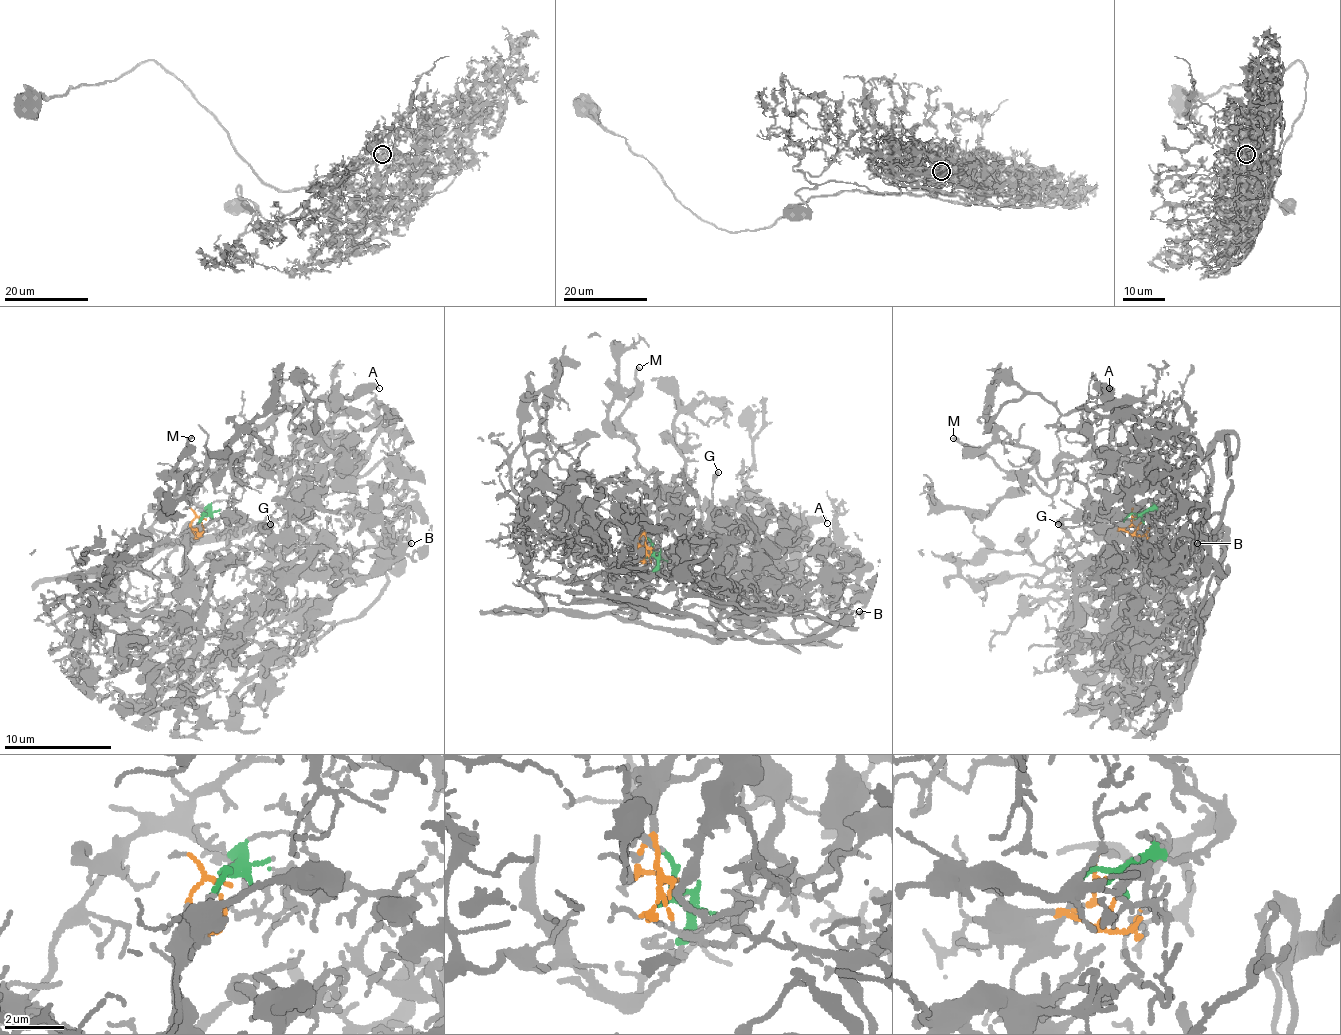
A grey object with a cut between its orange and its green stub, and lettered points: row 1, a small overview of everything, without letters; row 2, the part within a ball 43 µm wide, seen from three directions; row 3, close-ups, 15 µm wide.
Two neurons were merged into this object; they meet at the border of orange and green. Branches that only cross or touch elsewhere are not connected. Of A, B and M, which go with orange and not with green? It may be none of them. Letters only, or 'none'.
A, B

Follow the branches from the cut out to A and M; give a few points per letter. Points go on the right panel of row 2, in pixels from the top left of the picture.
A: (1140, 523), (1154, 529), (1113, 534), (1170, 512), (1194, 459), (1108, 389)
M: (1140, 523), (1148, 510), (1175, 502), (1175, 491), (1135, 453), (1065, 456), (1057, 488), (1044, 494), (952, 437)

